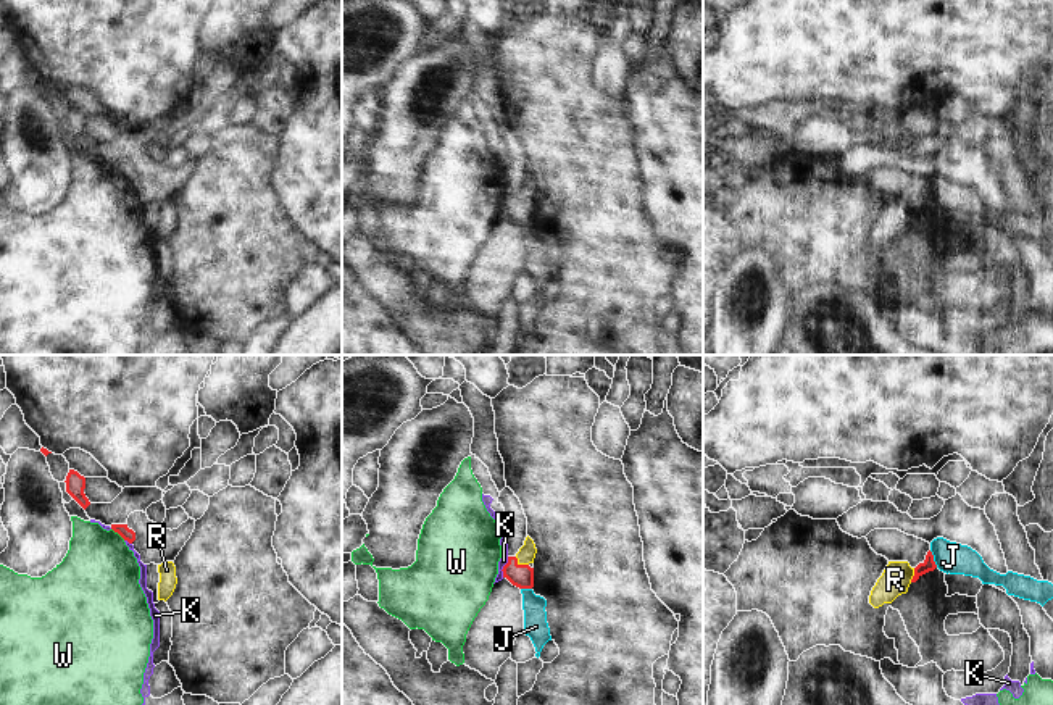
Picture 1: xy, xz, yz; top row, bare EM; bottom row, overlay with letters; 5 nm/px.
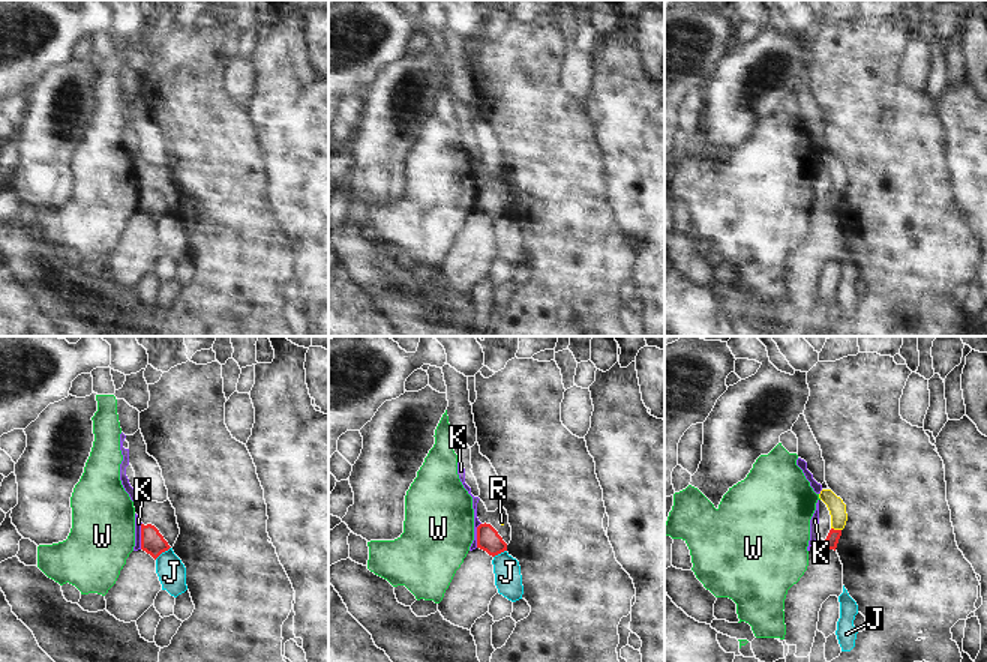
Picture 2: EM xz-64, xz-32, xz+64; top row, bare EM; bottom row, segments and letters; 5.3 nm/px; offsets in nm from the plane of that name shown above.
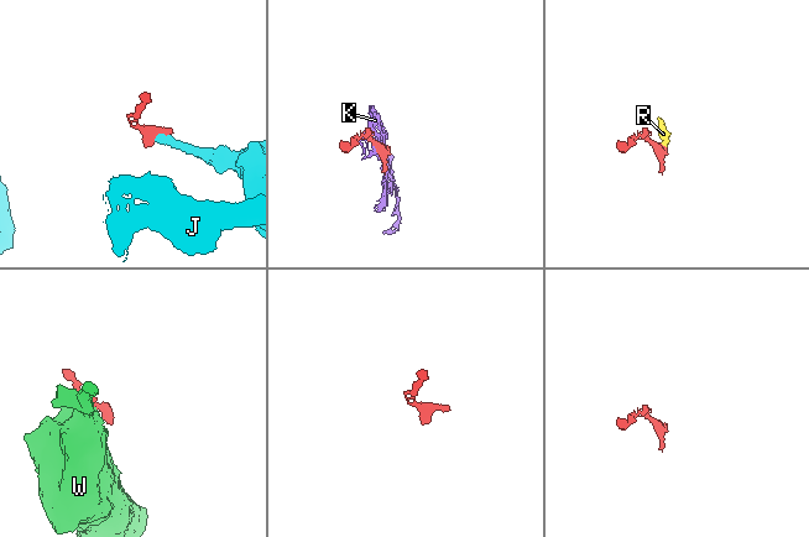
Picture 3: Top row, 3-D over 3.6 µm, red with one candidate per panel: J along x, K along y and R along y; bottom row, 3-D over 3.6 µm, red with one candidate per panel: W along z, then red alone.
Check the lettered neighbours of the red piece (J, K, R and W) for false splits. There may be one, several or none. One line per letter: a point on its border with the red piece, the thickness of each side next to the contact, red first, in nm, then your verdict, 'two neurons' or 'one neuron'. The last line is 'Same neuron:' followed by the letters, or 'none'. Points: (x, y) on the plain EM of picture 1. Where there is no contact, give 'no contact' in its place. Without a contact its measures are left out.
J: meets red in yz at (932, 197); 60 nm thick on the red side, 160 nm on the other; two neurons
K: meets red in xz at (503, 205); 120 nm thick on the red side, 50 nm on the other; two neurons
R: meets red in xz at (521, 204); 120 nm thick on the red side, 90 nm on the other; one neuron
W: meets red in xy at (118, 171); 70 nm thick on the red side, 400 nm on the other; two neurons
Same neuron: R

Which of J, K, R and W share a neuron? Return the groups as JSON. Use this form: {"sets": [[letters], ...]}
{"sets": [["J"], ["K", "W"], ["R"]]}

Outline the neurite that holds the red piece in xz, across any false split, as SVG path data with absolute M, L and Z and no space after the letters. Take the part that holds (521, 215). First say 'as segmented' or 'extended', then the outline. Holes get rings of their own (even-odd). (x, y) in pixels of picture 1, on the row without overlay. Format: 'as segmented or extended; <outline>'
extended; M527 174L524 184L514 195L508 195L508 202L503 205L503 216L506 216L513 224L519 227L534 226L534 206L529 203L534 202L537 187L534 179Z

